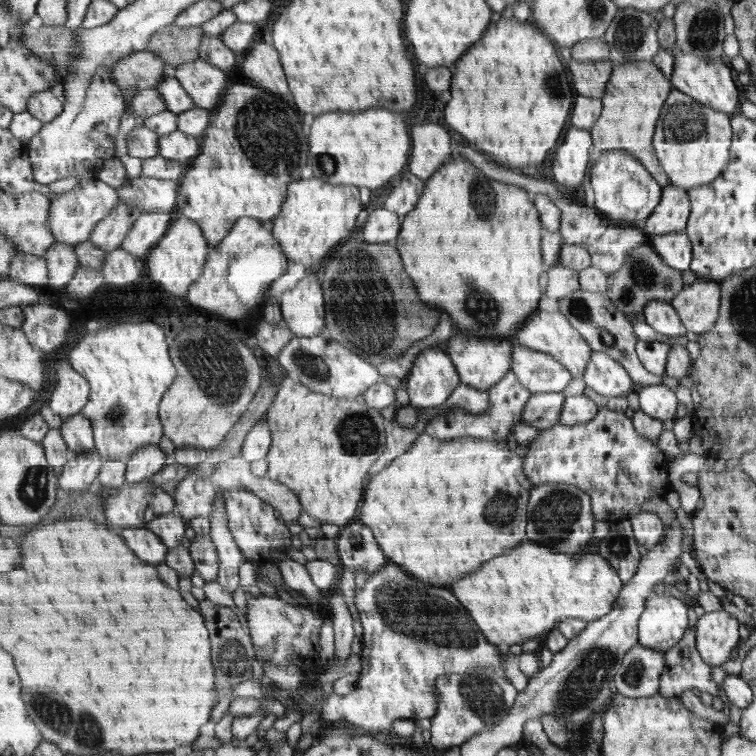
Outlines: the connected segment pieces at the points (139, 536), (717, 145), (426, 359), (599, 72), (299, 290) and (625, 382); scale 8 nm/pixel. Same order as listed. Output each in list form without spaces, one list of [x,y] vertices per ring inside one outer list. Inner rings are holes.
[[[147,526],[122,528],[121,536],[127,546],[135,550],[134,554],[143,558],[143,562],[153,566],[166,562],[170,548]]]
[[[674,87],[663,107],[654,135],[659,162],[673,185],[689,191],[698,186],[709,185],[723,174],[731,162],[734,143],[732,117]]]
[[[435,347],[417,354],[406,380],[410,406],[420,411],[443,405],[463,383],[451,355]]]
[[[571,58],[567,66],[577,94],[594,99],[605,96],[607,84],[614,72],[614,60],[585,63]]]
[[[307,273],[297,282],[296,286],[282,293],[280,305],[285,319],[285,326],[289,327],[299,338],[313,338],[326,333],[326,296],[322,282],[307,278],[313,274]]]
[[[604,352],[591,354],[583,380],[587,387],[606,397],[625,396],[633,388],[633,379],[629,371],[612,356]]]

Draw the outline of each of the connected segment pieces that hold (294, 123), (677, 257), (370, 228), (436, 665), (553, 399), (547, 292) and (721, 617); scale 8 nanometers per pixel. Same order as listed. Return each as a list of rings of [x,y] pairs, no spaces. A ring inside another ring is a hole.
[[[235,79],[231,82],[221,104],[211,109],[209,127],[201,138],[201,155],[190,161],[189,170],[180,180],[177,209],[199,223],[212,249],[223,242],[239,218],[253,217],[270,225],[283,210],[291,182],[301,179],[310,156],[303,120],[297,110],[293,110],[281,96],[269,94],[252,82],[241,84]]]
[[[686,231],[652,235],[650,244],[668,265],[679,270],[691,269],[694,260],[694,243]]]
[[[385,207],[373,210],[363,226],[363,236],[367,243],[397,243],[402,230],[403,216],[389,212]]]
[[[397,564],[384,566],[365,582],[361,588],[355,588],[354,603],[360,614],[363,634],[361,639],[361,671],[353,691],[346,695],[332,693],[324,696],[322,706],[322,720],[316,721],[311,727],[311,734],[319,726],[328,725],[334,721],[344,719],[355,723],[368,731],[378,731],[393,728],[395,720],[406,718],[419,720],[420,718],[433,718],[438,713],[438,697],[435,688],[439,677],[449,674],[463,674],[475,668],[485,668],[497,672],[507,678],[507,671],[503,665],[503,650],[499,646],[479,644],[471,650],[465,648],[451,648],[451,646],[433,646],[411,636],[399,634],[391,630],[377,606],[379,588],[391,586],[393,582],[405,582],[411,586],[419,586],[419,580],[405,574],[403,568]]]
[[[533,392],[526,409],[523,410],[523,423],[544,431],[561,422],[561,413],[566,397],[563,392]]]
[[[559,262],[547,274],[548,279],[544,285],[544,296],[542,299],[543,305],[546,308],[558,310],[559,305],[557,302],[580,289],[580,272],[565,267]]]
[[[725,610],[706,612],[696,626],[697,648],[703,660],[713,667],[729,662],[741,640],[739,620]]]

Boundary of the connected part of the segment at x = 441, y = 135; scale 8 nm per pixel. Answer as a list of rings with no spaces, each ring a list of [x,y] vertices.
[[[433,122],[415,126],[411,136],[414,145],[407,169],[427,181],[445,162],[453,158],[453,138],[447,128]]]

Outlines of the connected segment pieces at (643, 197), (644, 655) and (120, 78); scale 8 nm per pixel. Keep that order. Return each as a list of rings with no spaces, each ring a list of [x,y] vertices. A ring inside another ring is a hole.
[[[607,150],[599,153],[589,174],[595,194],[595,207],[603,216],[644,227],[663,198],[664,187],[647,172],[641,160],[625,150]]]
[[[637,644],[625,653],[621,668],[616,670],[613,686],[616,692],[629,698],[655,696],[660,692],[661,675],[666,670],[667,652],[657,652],[643,644]]]
[[[145,50],[131,54],[131,57],[121,60],[114,72],[113,79],[121,87],[121,91],[135,89],[156,88],[165,80],[165,60],[161,59],[157,53]]]

